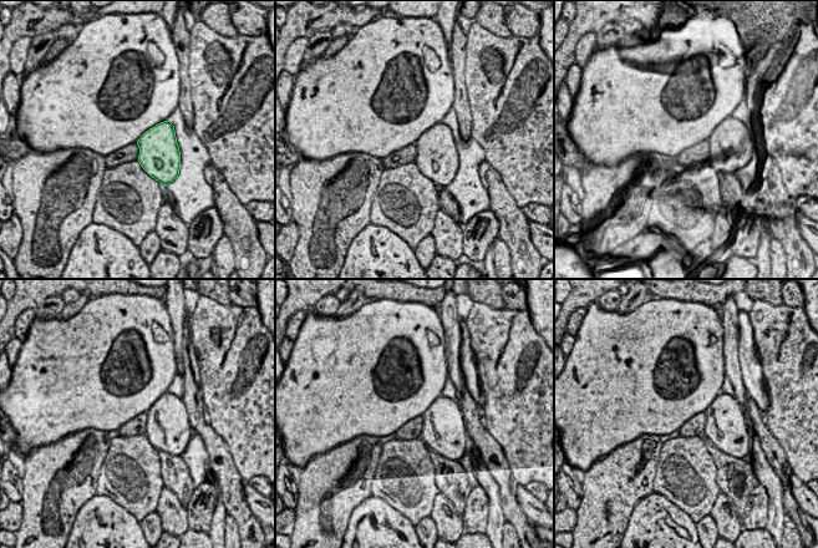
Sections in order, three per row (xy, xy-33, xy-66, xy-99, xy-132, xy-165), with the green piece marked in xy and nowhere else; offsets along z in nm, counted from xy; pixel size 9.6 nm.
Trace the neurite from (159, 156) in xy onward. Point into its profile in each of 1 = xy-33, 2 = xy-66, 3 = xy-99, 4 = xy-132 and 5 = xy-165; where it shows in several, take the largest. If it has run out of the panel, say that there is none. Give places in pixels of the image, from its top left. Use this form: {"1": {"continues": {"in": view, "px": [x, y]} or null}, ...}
{"1": {"continues": {"in": "xy-33", "px": [438, 157]}}, "2": {"continues": {"in": "xy-66", "px": [737, 135]}}, "3": {"continues": {"in": "xy-99", "px": [164, 425]}}, "4": {"continues": {"in": "xy-132", "px": [443, 430]}}, "5": {"continues": {"in": "xy-165", "px": [726, 426]}}}

